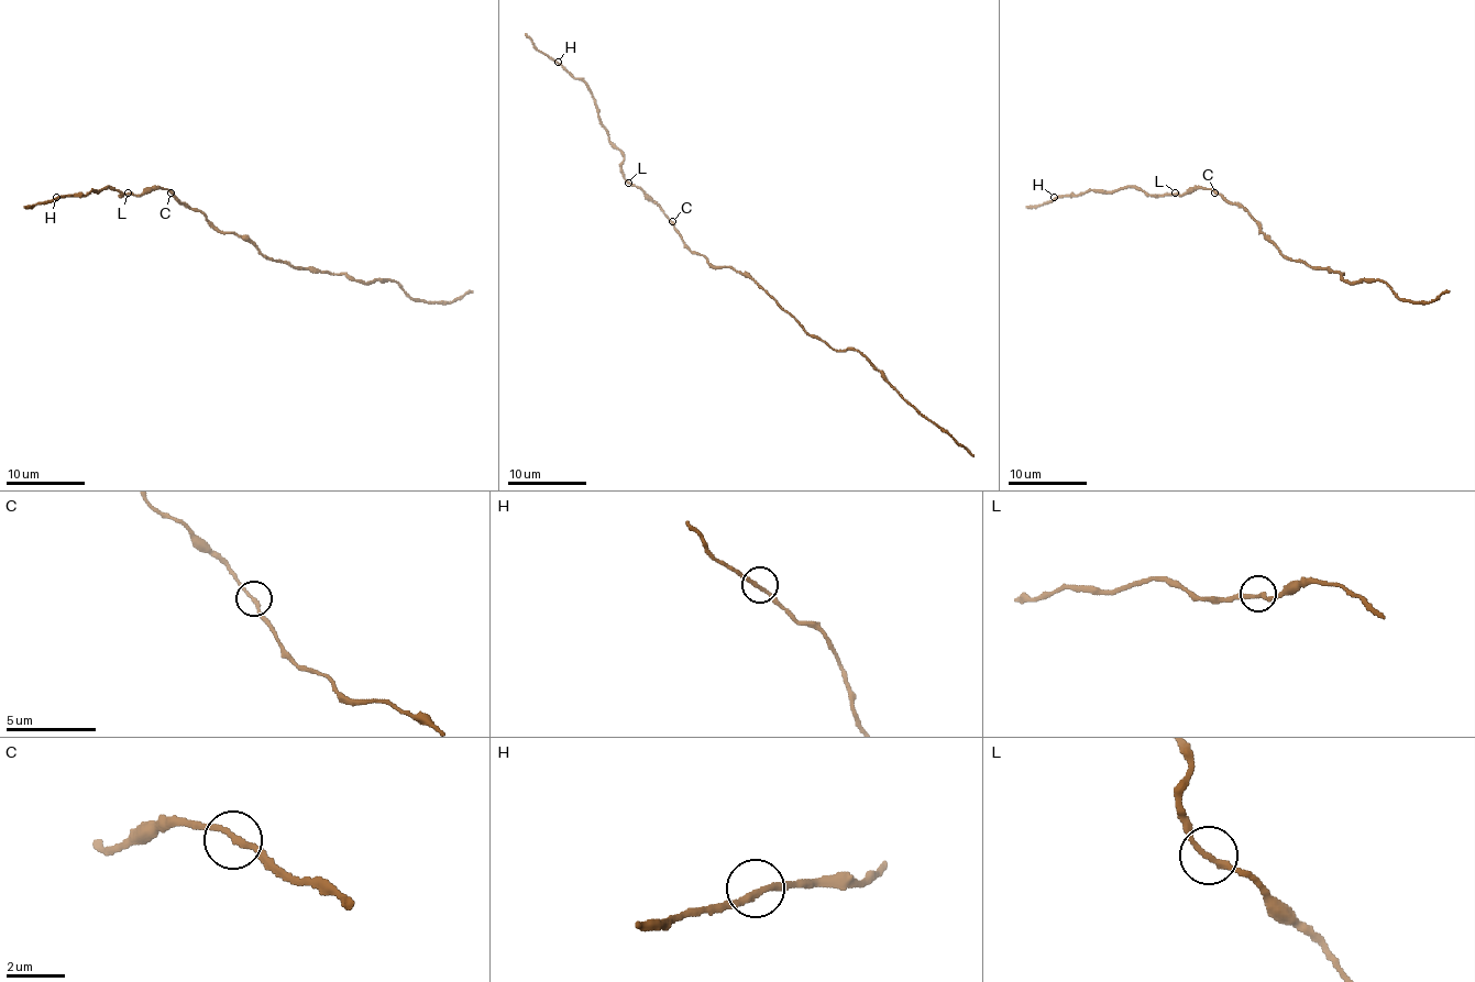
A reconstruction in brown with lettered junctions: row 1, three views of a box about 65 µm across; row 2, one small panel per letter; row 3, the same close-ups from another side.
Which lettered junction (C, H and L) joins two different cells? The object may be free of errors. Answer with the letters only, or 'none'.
C

